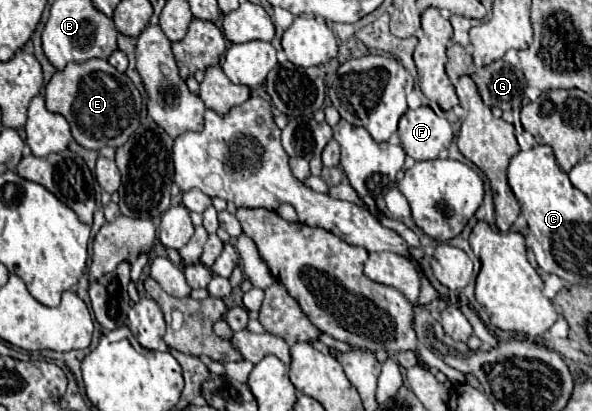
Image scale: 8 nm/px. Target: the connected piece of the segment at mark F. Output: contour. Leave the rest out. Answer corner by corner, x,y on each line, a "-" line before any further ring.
431,107
407,111
399,121
399,137
405,153
415,161
437,159
441,149
453,141
453,131
447,119
437,117

